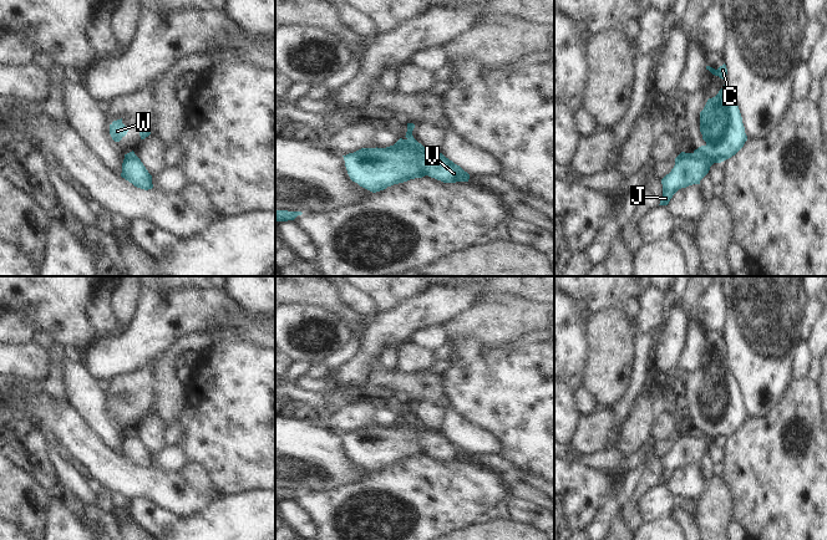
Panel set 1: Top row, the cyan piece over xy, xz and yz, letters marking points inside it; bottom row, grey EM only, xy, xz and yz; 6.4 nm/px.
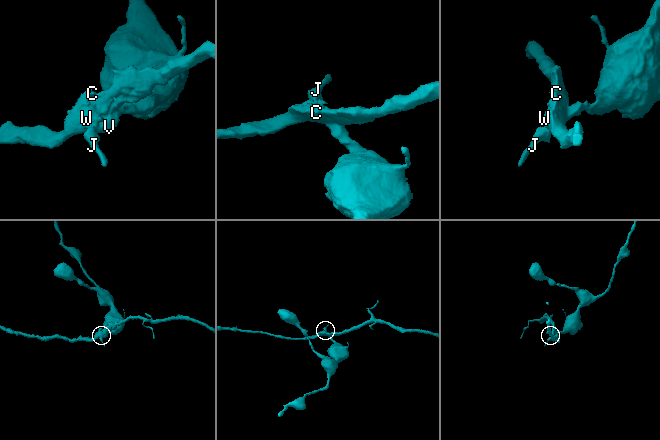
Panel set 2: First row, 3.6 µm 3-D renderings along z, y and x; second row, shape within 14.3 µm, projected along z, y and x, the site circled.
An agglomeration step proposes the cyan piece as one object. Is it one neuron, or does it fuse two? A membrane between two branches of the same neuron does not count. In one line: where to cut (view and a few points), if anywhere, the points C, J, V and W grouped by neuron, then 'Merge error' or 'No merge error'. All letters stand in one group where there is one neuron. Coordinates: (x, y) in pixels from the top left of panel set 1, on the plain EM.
Split along xz (424, 427), (421, 441), (429, 453). Groups: C W / J V. Merge error.

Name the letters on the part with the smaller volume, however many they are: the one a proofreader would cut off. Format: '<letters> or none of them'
C, W

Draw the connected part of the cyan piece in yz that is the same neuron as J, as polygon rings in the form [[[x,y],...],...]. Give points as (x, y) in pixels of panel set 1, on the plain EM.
[[[681,431],[675,437],[671,450],[661,458],[663,475],[659,484],[668,484],[679,468],[700,463],[700,459],[709,452],[712,443],[710,435]]]

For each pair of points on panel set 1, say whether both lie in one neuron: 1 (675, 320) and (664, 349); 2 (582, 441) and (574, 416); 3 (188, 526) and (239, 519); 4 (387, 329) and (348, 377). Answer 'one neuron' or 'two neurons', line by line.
1: one neuron
2: two neurons
3: one neuron
4: one neuron

